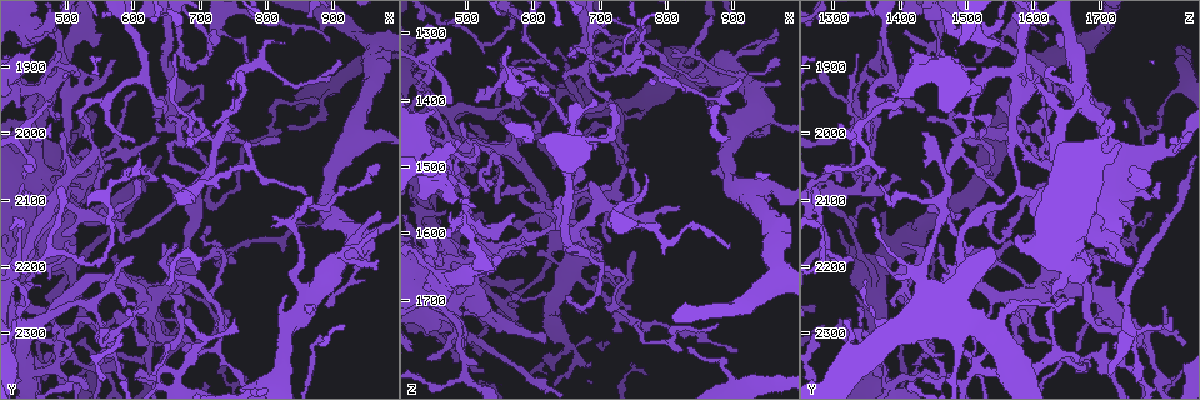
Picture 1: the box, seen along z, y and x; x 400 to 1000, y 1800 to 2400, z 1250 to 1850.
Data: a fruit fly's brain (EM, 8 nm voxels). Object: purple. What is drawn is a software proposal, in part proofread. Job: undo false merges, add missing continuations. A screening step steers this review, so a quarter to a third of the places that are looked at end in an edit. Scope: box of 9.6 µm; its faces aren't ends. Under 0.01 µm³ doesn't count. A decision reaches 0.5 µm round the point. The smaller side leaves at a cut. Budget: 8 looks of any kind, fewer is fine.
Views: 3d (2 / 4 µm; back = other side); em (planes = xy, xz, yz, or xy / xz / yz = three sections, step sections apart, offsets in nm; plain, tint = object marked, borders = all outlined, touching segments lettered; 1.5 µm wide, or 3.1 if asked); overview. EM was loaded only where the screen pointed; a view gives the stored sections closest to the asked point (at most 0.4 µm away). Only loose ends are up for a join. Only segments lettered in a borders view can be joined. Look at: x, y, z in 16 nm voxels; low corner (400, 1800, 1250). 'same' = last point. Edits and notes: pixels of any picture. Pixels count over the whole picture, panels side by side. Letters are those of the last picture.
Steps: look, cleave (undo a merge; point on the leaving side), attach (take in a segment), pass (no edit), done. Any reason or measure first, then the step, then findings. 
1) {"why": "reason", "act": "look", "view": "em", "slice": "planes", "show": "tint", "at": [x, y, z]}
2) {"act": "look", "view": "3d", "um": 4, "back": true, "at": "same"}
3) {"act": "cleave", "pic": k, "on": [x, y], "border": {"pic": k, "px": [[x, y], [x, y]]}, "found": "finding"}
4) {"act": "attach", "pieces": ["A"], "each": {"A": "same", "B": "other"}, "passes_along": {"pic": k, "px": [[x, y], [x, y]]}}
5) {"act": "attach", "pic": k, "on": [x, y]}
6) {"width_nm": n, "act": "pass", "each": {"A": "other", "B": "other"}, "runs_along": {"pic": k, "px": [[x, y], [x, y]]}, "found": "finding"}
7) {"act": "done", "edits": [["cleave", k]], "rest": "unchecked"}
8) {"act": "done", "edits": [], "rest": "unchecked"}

{"why": "sharp bend", "act": "look", "view": "em", "slice": "planes", "show": "borders", "at": [725, 2105, 1715]}

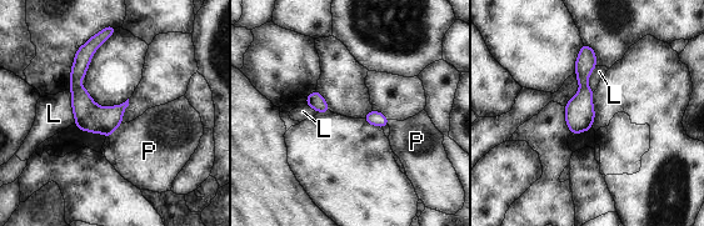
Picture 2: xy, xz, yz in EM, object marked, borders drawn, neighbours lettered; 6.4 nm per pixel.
{"act": "pass", "each": {"L": "other", "P": "other"}, "runs_along": {"pic": 2, "px": [[104, 35], [76, 89], [108, 132]]}, "found": "all the same cell"}

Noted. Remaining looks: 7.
{"why": "free end", "act": "look", "view": "em", "slice": "xy", "step": 8, "show": "tint", "at": [655, 2005, 1695]}

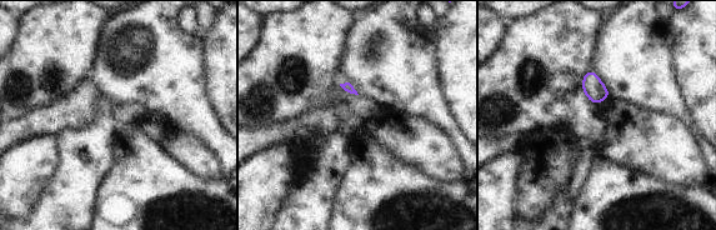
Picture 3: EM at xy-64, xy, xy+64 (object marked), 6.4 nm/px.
{"why": "what lies round it", "act": "look", "view": "em", "slice": "xy", "step": 8, "show": "borders", "at": "same"}

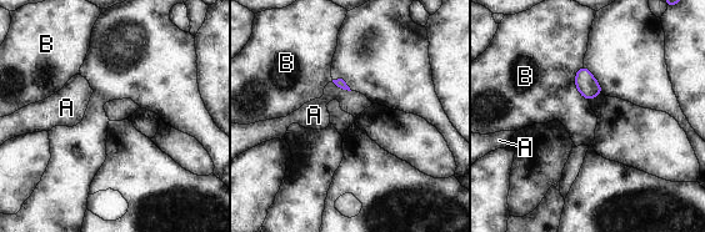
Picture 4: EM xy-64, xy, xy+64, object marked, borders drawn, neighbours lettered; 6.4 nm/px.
{"act": "pass", "each": {"A": "other", "B": "other"}, "border": {"pic": 4, "px": [[581, 65], [574, 85], [588, 101]]}, "found": "none of them fits"}

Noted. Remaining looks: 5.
{"why": "free end", "act": "look", "view": "3d", "um": 2, "at": [860, 2095, 1365]}

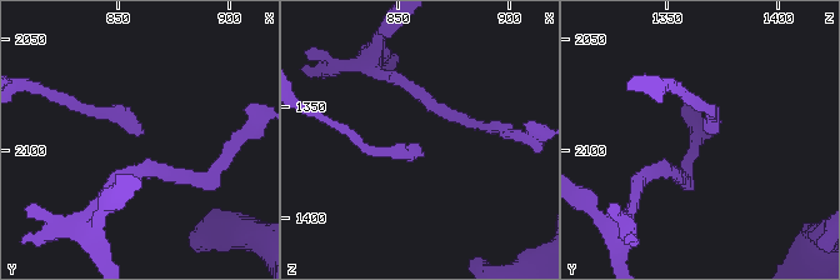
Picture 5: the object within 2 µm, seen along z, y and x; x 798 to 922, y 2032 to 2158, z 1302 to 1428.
{"act": "look", "view": "em", "slice": "yz", "step": 8, "show": "borders", "at": [862, 2092, 1368]}

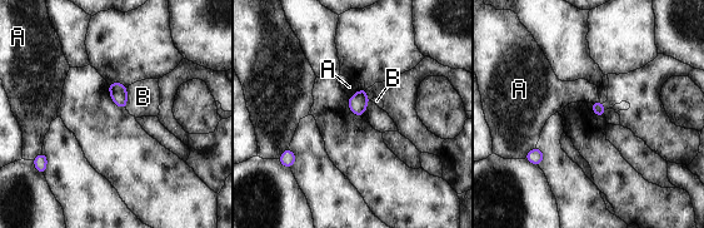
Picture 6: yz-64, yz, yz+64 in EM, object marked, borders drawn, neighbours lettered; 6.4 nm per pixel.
{"why": "another direction", "act": "look", "view": "em", "slice": "planes", "show": "borders", "at": "same"}

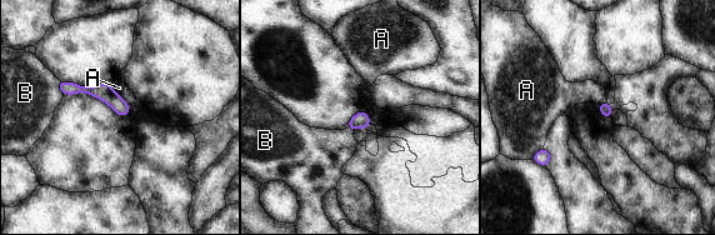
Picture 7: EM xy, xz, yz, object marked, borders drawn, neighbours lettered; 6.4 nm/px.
{"act": "pass", "each": {"A": "other", "B": "other"}, "runs_along": {"pic": 7, "px": [[63, 89], [104, 91], [126, 111]]}, "found": "no lettered segment goes on from it"}

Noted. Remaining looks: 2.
{"act": "done", "edits": [], "rest": "unchecked"}

